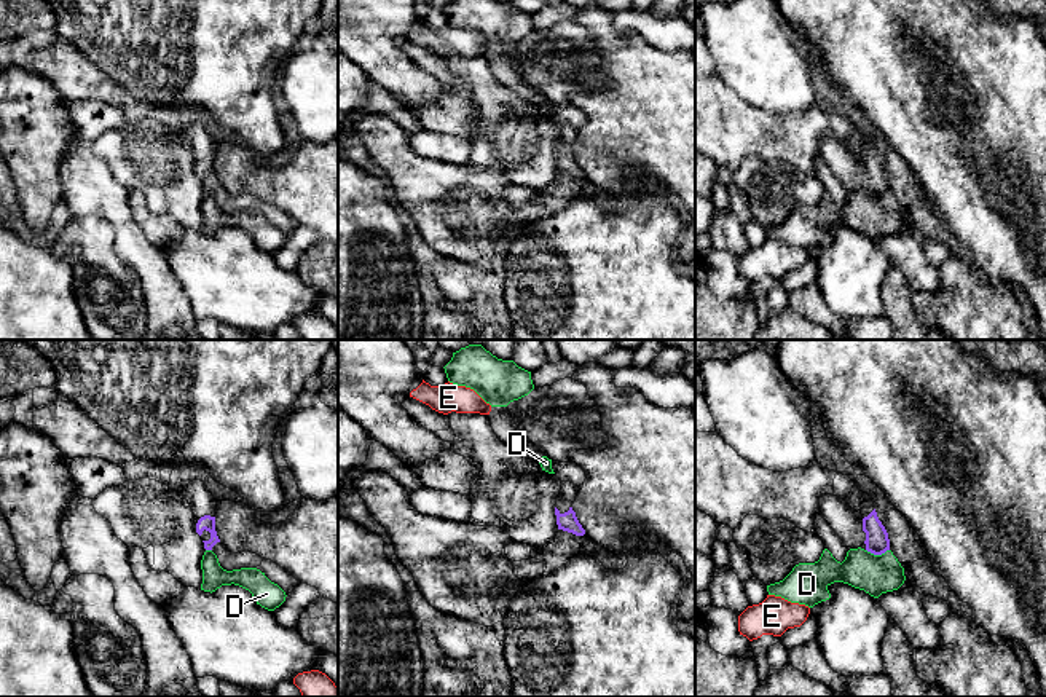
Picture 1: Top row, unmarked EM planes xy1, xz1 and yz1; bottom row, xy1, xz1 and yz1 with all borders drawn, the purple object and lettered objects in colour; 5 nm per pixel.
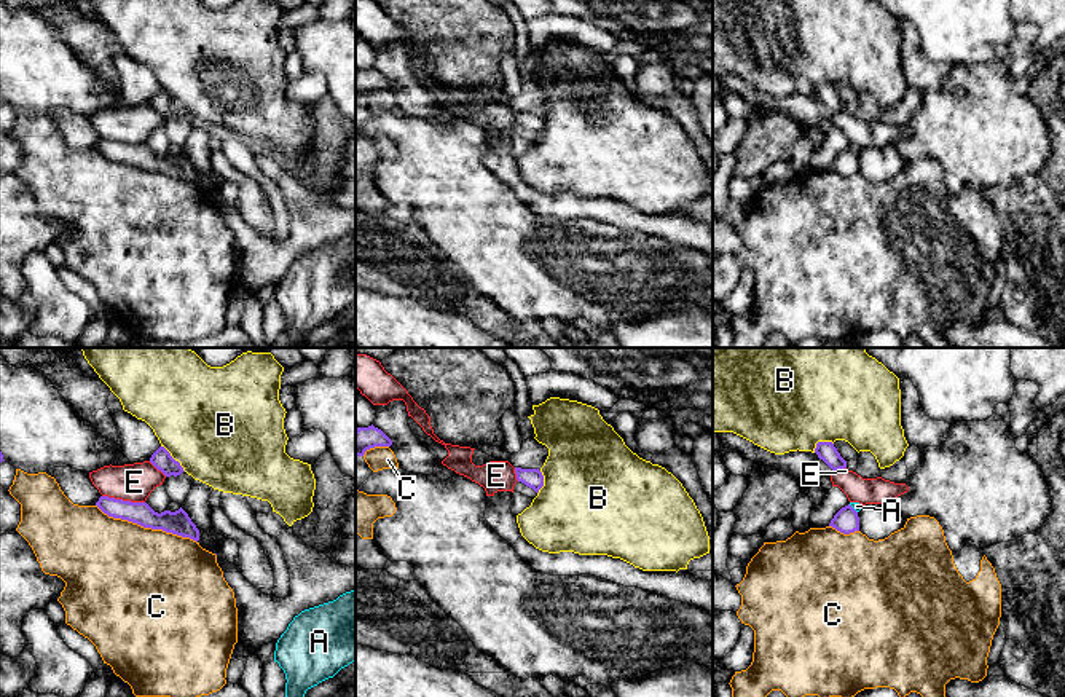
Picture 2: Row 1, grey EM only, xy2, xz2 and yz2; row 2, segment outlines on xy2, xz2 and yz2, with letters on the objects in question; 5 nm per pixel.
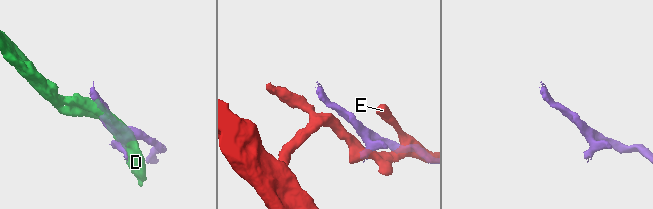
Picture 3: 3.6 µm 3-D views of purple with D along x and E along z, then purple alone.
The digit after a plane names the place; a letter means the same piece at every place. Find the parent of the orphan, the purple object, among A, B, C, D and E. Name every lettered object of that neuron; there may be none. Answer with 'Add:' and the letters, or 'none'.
Add: none

